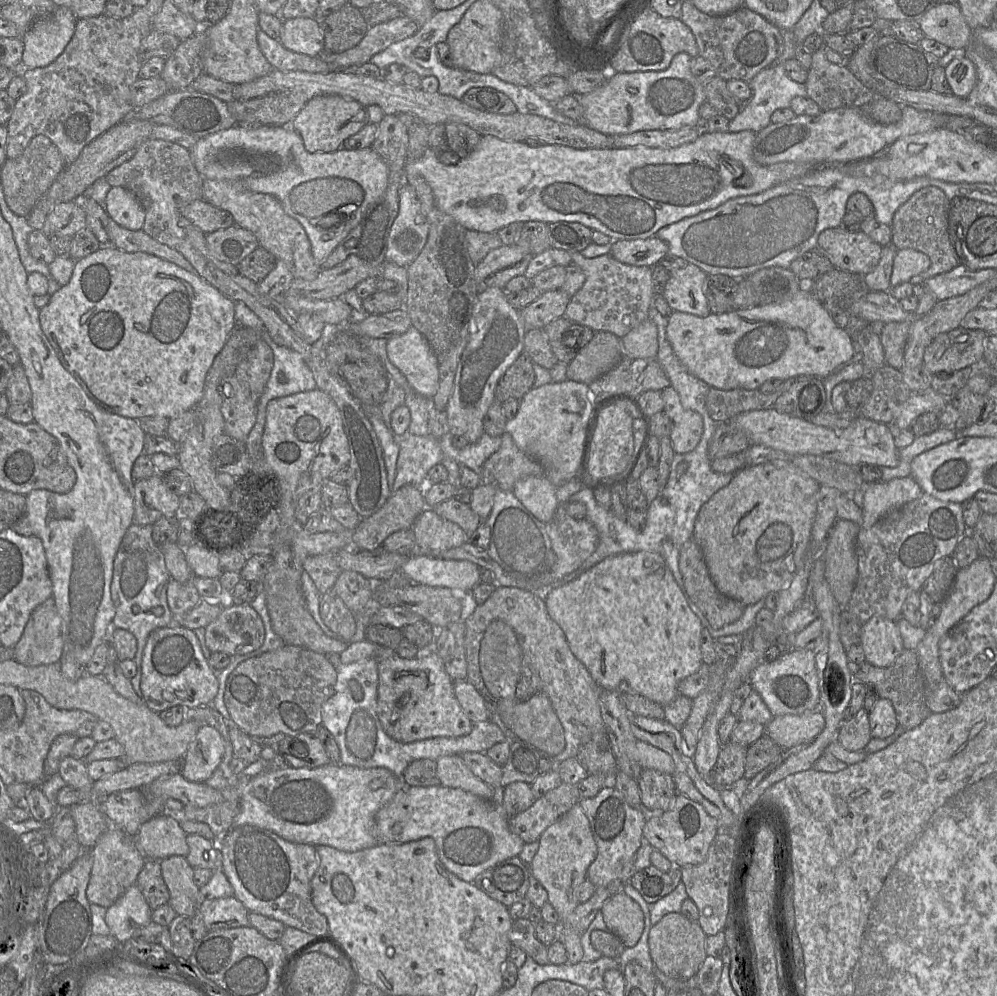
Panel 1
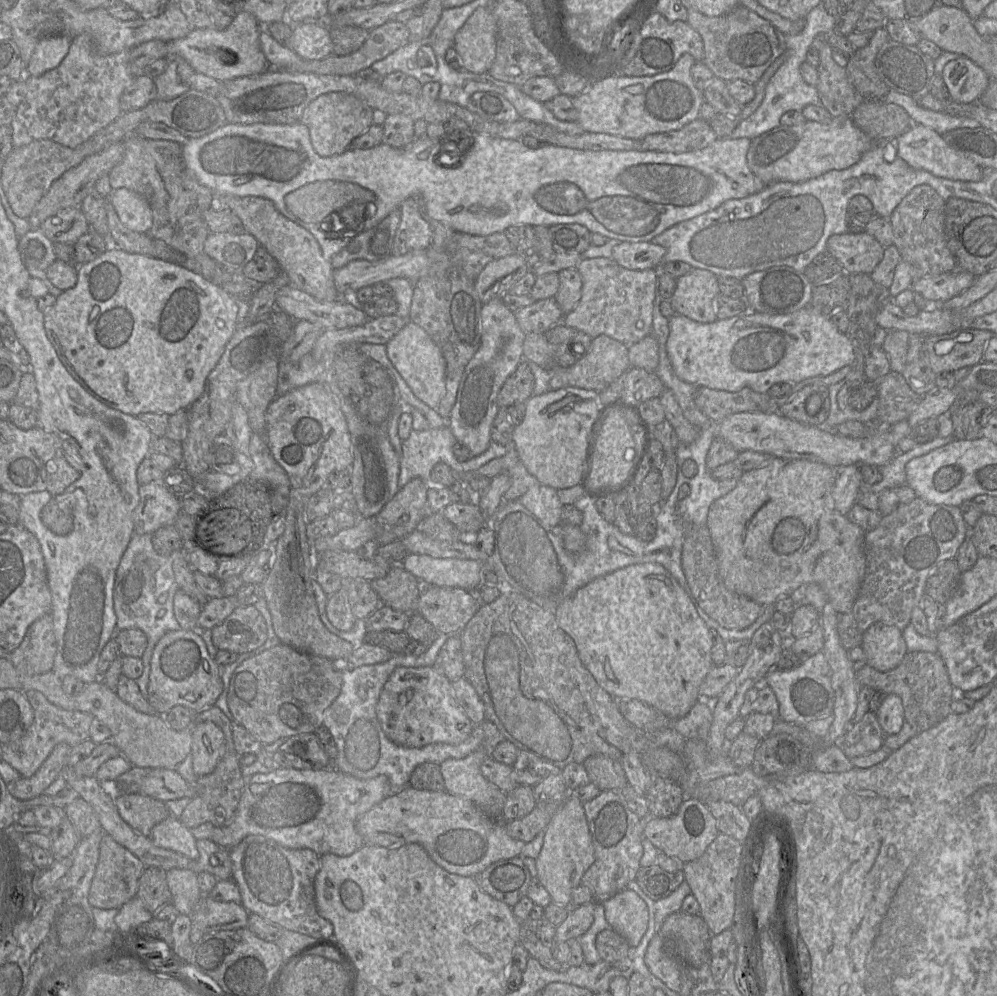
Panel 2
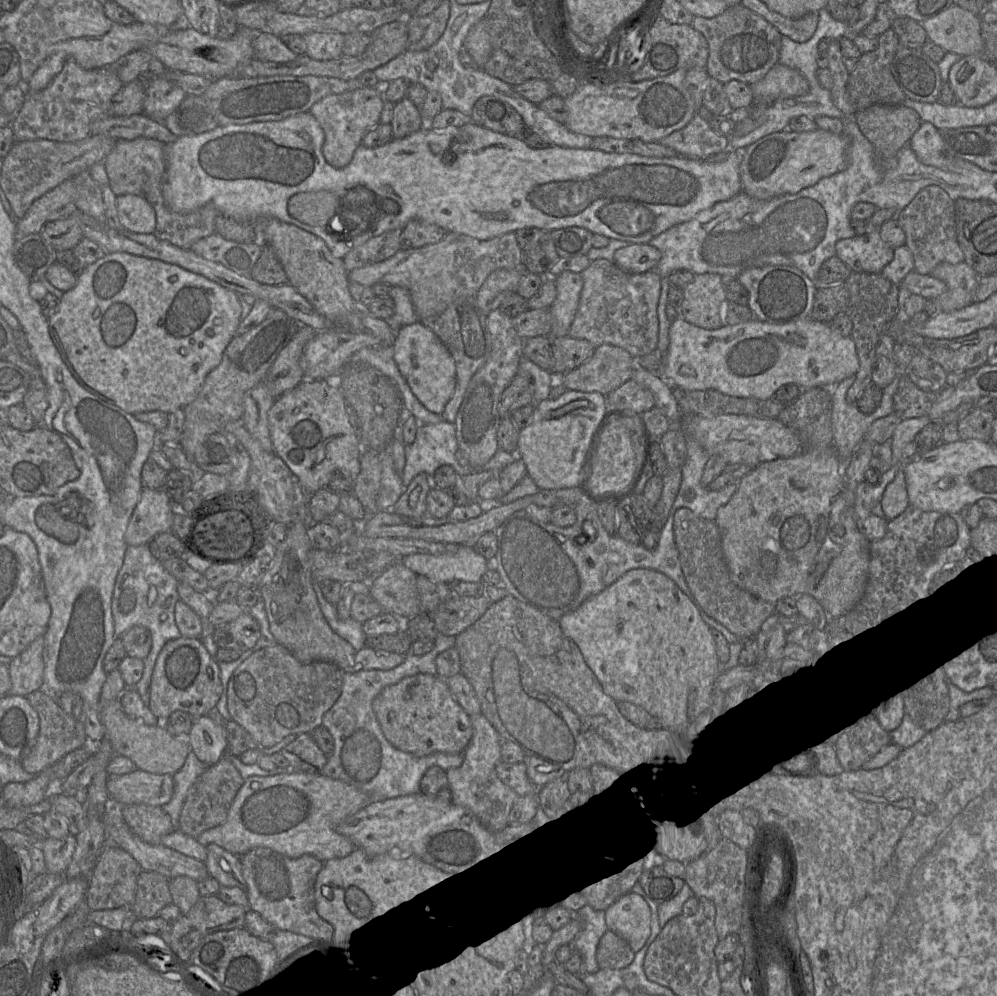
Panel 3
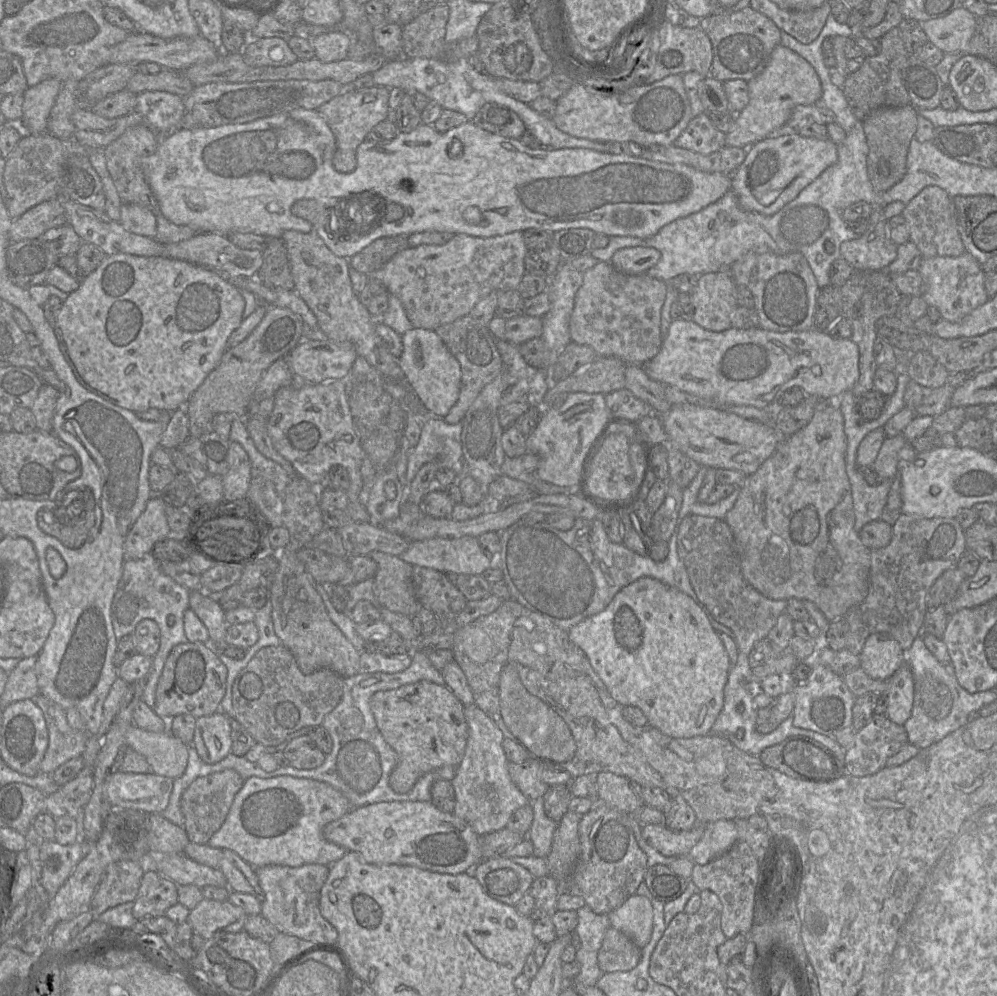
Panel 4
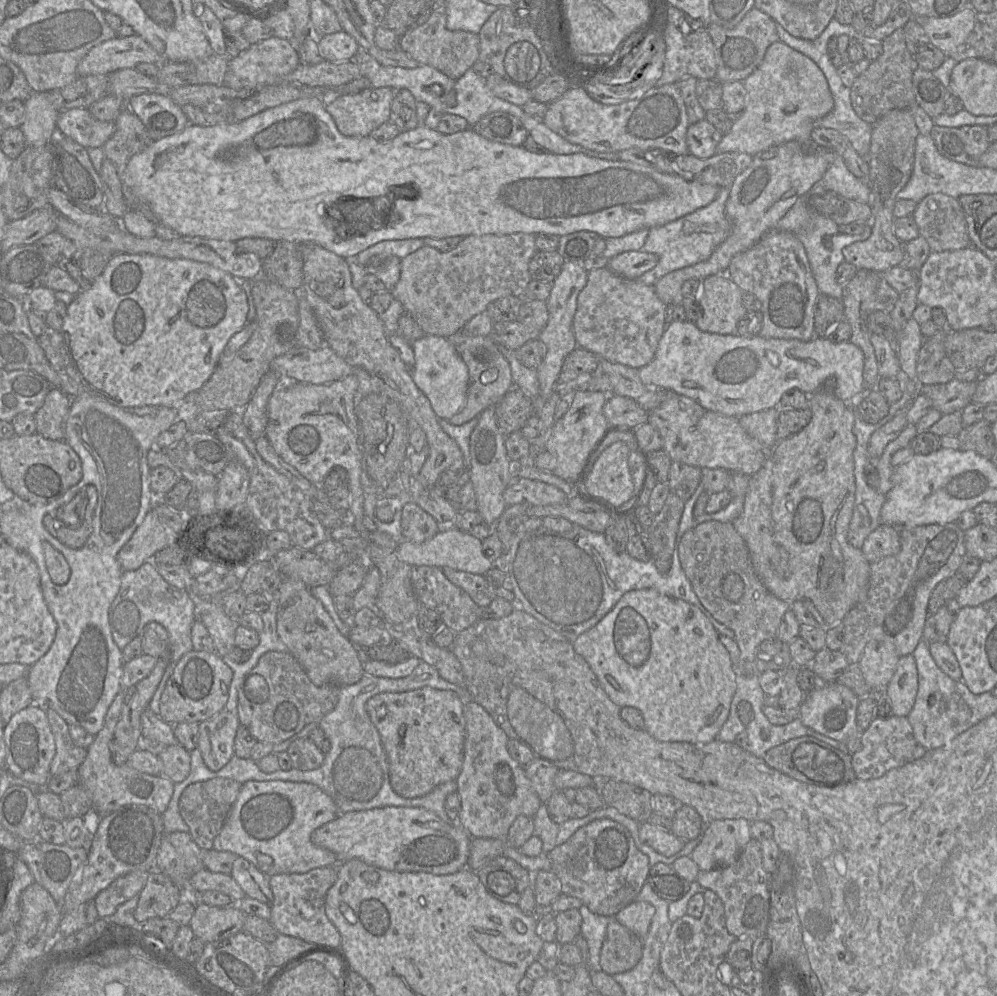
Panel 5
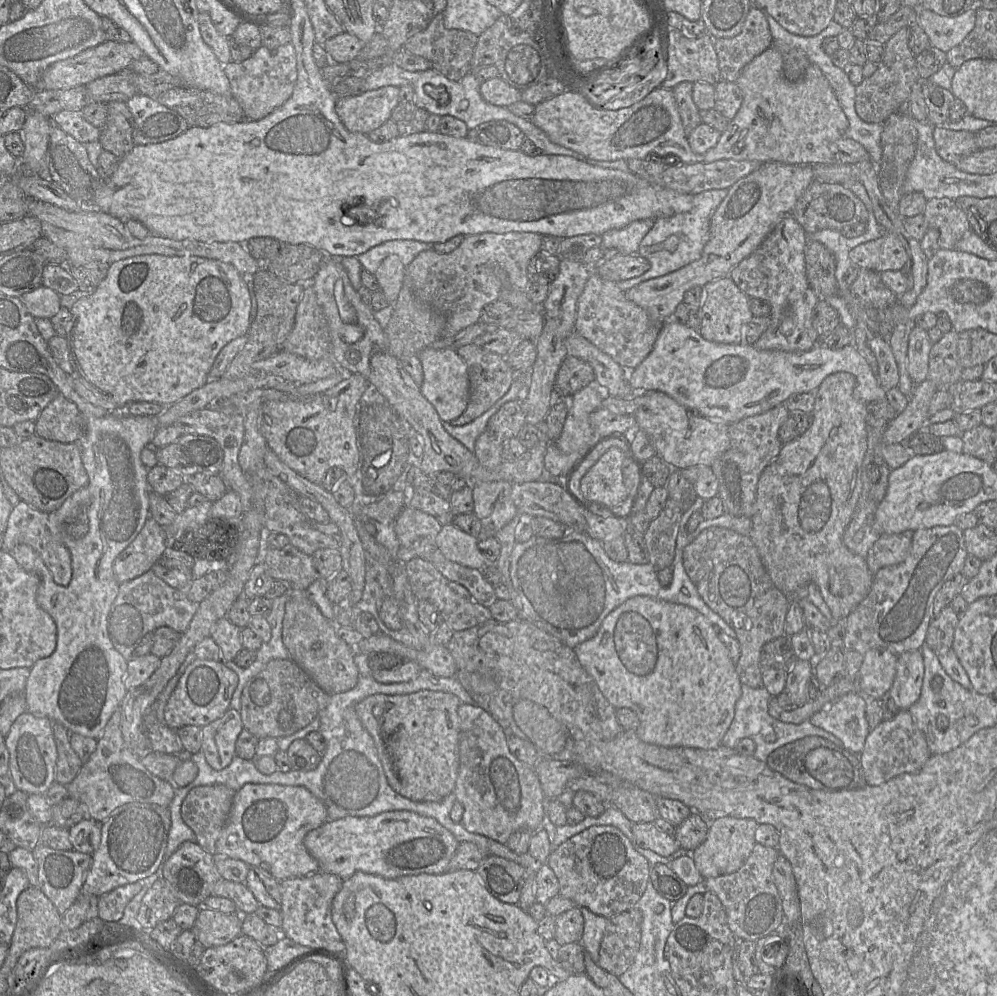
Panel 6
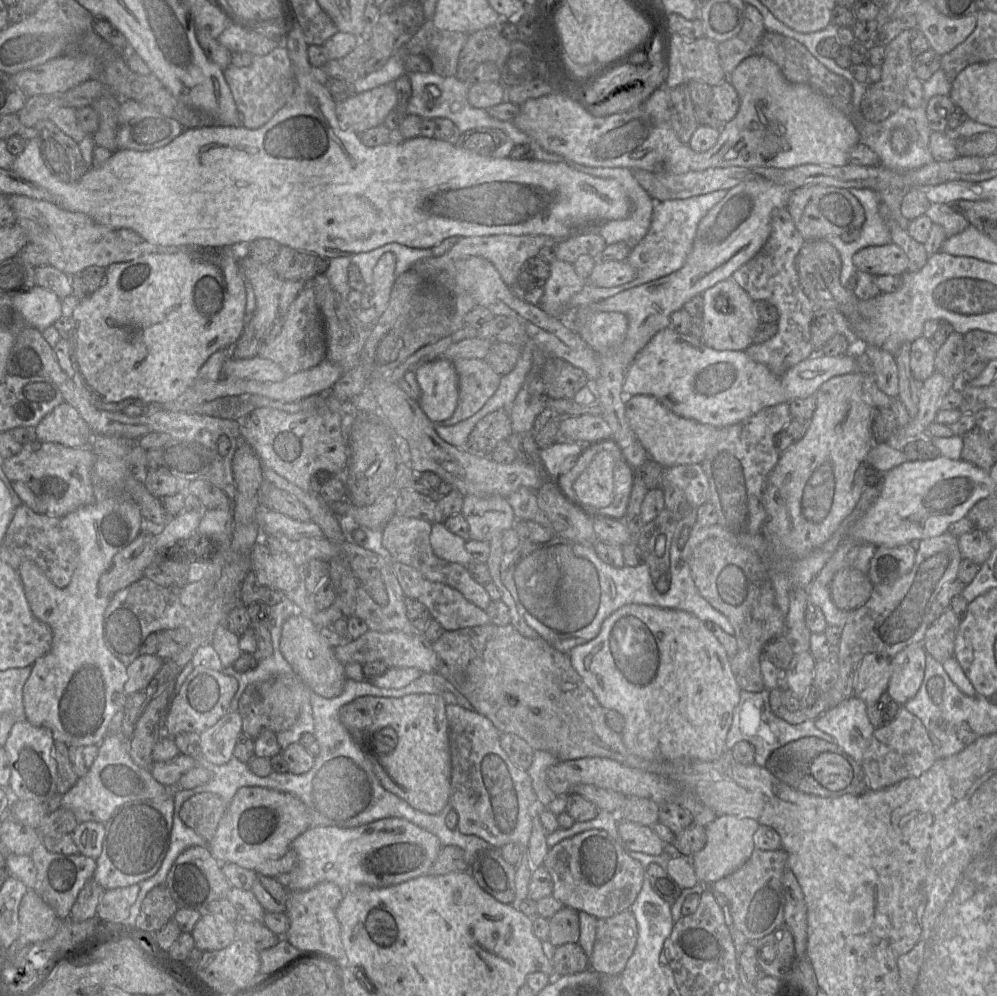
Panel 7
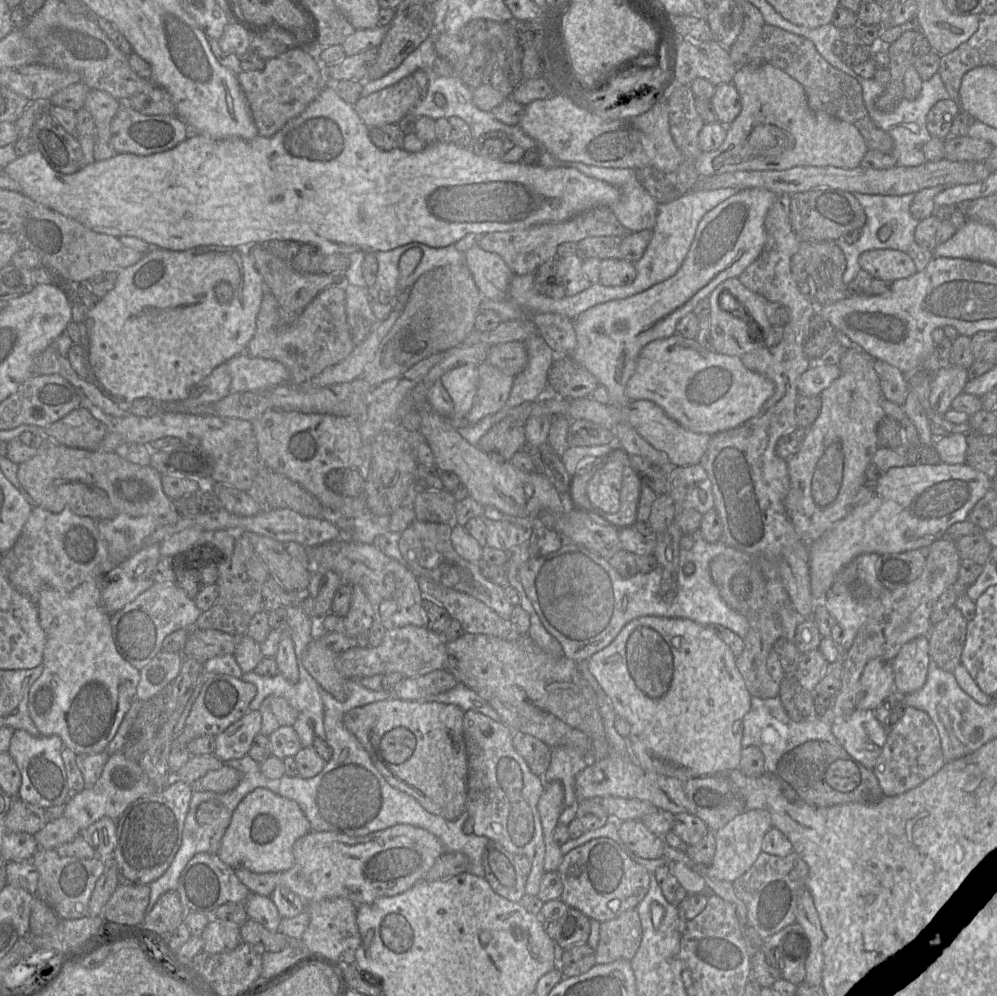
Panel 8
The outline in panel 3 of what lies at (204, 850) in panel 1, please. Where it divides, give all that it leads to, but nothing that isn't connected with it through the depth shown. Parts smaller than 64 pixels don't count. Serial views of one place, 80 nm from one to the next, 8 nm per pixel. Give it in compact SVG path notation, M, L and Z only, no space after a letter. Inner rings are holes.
M213 843L208 844L206 849L204 863L209 876L216 879L221 886L246 889L240 857Z

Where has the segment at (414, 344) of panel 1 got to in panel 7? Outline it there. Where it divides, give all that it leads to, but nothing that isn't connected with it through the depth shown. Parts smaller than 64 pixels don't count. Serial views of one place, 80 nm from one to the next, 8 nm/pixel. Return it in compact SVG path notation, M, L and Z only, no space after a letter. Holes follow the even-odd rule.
M438 358L416 368L420 386L420 405L434 423L450 418L458 405L458 375L454 363Z

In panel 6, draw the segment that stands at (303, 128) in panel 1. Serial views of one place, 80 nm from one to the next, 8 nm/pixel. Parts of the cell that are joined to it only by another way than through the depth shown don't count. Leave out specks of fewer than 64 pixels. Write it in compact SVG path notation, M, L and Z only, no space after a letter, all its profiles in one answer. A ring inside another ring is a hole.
M385 86L338 99L335 112L345 128L367 135L385 124L399 103L399 87Z

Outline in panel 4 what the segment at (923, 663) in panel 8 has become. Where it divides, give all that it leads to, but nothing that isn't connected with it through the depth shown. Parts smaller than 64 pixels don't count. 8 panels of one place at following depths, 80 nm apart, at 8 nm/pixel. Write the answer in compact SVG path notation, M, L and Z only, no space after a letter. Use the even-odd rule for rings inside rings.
M902 665L889 679L886 697L886 716L903 725L911 716L914 701L914 679L911 669Z

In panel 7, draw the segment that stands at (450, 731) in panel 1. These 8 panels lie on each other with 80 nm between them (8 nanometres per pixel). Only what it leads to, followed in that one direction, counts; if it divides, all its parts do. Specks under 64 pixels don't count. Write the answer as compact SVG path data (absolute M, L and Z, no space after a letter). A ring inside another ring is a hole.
M410 694L403 697L363 696L340 709L340 720L370 761L381 785L411 807L427 814L439 814L449 803L451 793L451 754L444 698L436 694Z

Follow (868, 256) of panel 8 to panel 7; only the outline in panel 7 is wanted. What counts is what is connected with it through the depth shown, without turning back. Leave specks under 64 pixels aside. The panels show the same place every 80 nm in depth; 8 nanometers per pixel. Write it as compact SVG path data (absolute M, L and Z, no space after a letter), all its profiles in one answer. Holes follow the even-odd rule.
M893 242L861 248L852 256L852 262L859 271L873 276L902 275L908 268L907 255Z

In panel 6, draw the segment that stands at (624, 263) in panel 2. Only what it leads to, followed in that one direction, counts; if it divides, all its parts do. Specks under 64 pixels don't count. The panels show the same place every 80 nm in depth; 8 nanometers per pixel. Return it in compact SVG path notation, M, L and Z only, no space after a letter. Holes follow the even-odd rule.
M619 254L593 271L606 280L620 282L638 277L649 268L649 261L638 254Z

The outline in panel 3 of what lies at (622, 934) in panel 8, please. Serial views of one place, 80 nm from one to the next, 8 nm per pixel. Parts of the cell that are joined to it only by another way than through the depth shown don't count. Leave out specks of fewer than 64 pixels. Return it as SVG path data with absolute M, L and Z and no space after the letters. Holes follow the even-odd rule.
M607 930L597 947L597 962L600 969L622 969L629 966L635 952L628 942L612 930Z

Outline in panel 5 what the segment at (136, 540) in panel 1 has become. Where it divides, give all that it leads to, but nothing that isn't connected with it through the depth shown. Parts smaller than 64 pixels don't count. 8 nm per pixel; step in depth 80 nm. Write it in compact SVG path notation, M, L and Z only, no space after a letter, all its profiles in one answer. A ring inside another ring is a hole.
M152 560L145 562L136 570L122 572L119 592L109 610L112 638L119 649L122 650L135 637L140 636L145 625L150 622L161 624L169 634L168 666L149 703L149 708L158 716L162 693L177 662L183 655L193 650L191 628L196 619L197 599L190 590L183 590L168 583L159 574Z

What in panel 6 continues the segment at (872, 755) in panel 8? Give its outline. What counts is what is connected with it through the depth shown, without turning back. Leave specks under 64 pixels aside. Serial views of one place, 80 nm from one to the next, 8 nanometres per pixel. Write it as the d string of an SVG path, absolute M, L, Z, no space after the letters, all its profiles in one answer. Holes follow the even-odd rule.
M859 692L846 693L808 721L836 737L843 748L859 755L870 730L865 716L866 699Z

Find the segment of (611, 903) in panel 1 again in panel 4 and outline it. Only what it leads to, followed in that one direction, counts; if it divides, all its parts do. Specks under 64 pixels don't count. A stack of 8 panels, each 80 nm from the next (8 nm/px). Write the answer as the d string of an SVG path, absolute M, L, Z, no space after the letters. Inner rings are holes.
M637 893L607 914L610 925L629 936L639 948L649 942L653 929L653 907L649 899Z

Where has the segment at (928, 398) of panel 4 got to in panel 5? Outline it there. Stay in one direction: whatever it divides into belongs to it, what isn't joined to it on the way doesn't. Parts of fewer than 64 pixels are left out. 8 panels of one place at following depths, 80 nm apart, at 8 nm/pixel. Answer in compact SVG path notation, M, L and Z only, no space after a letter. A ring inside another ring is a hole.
M956 379L946 384L919 385L917 382L917 395L924 395L931 400L932 409L942 413L951 414L962 411L972 403L977 382L961 382Z

